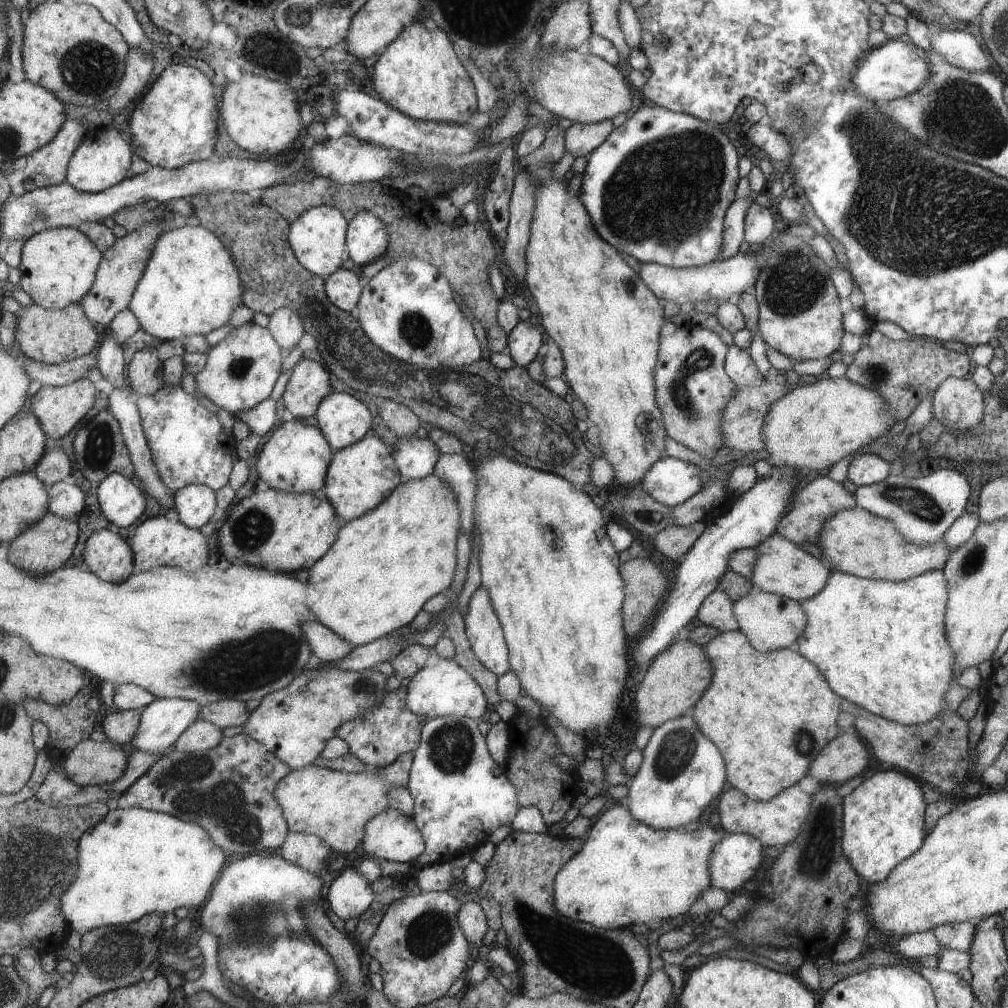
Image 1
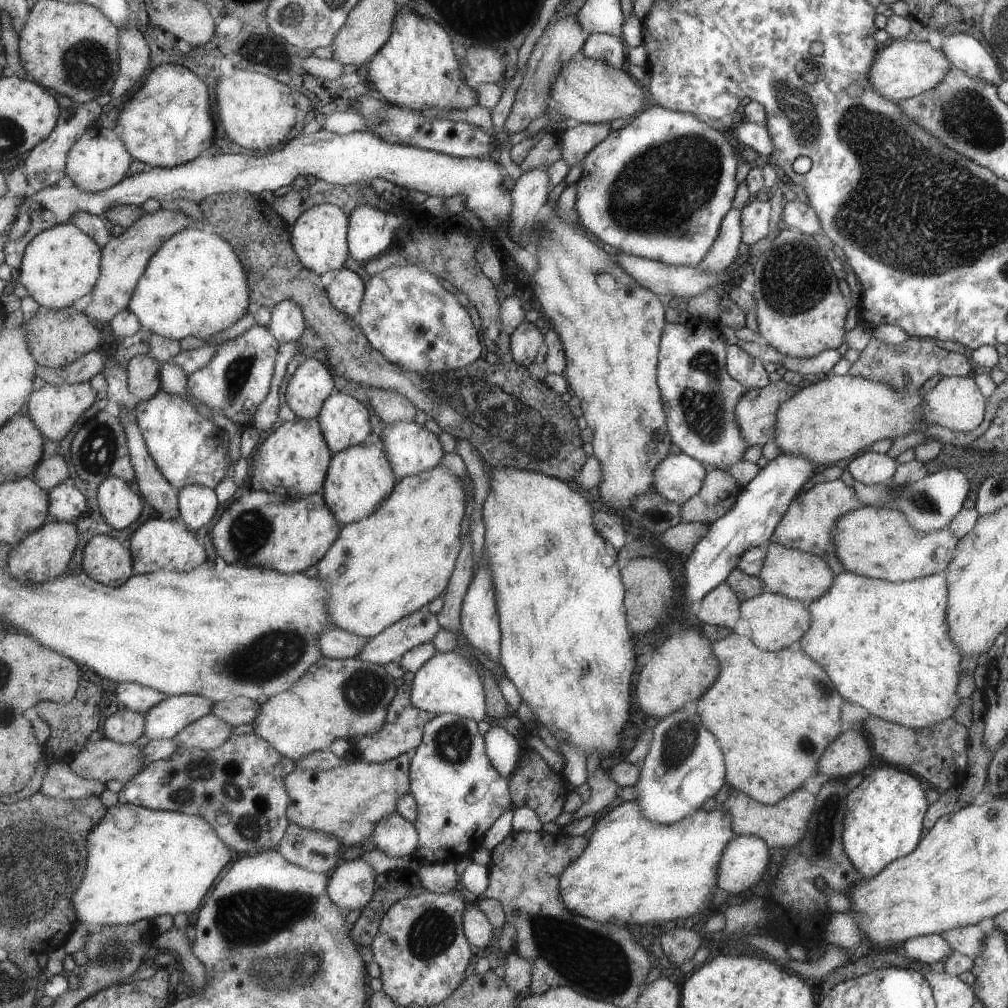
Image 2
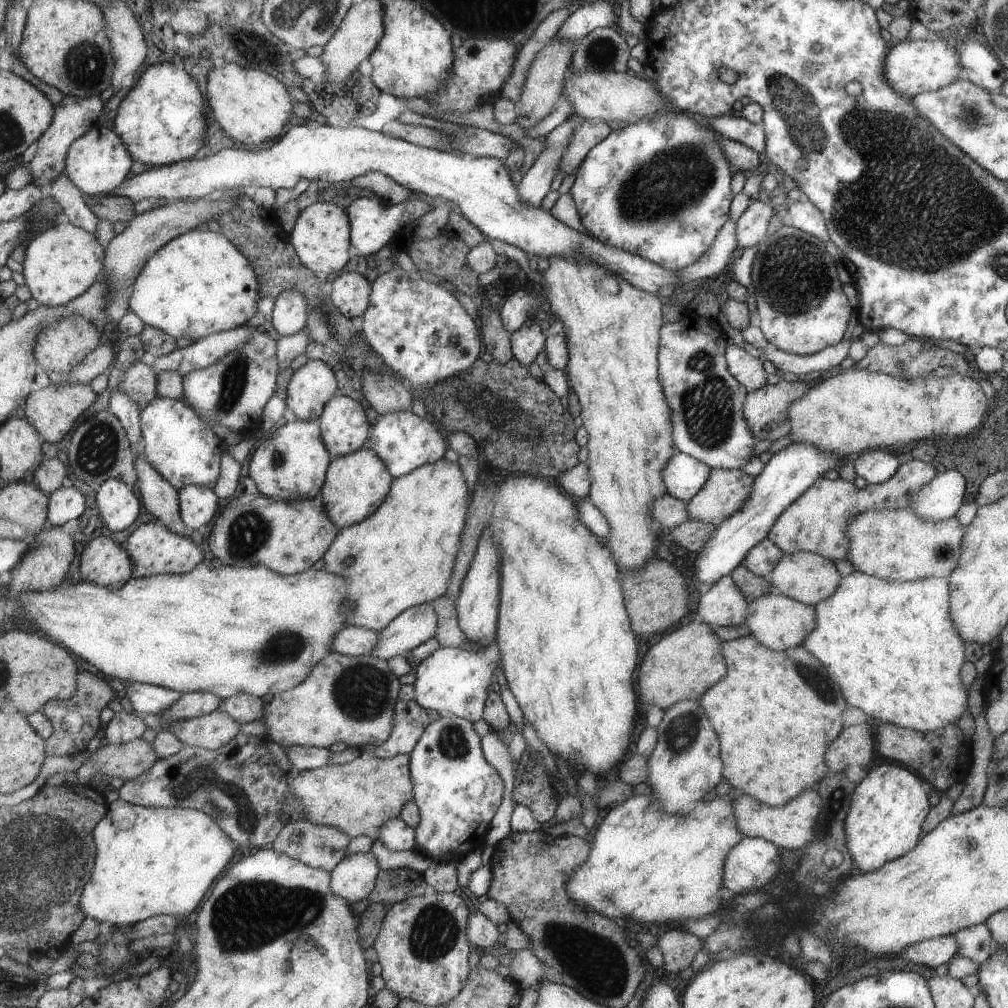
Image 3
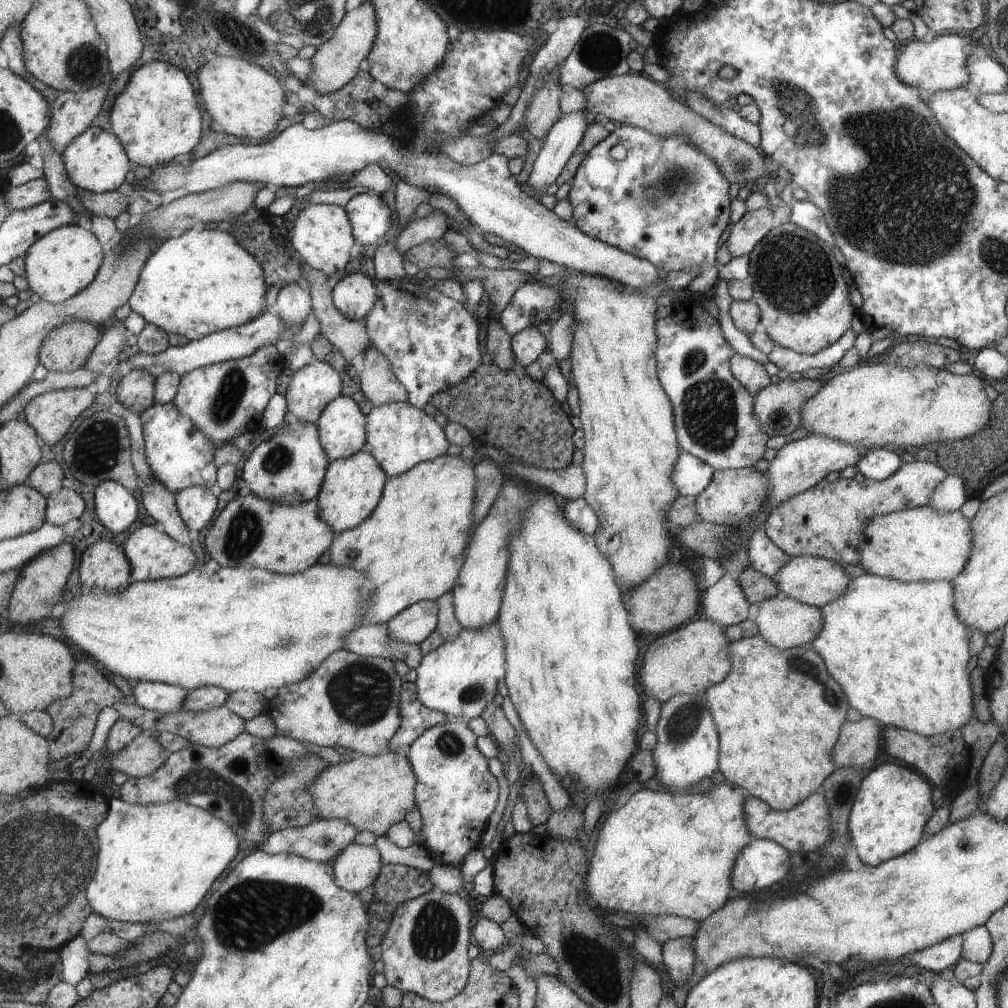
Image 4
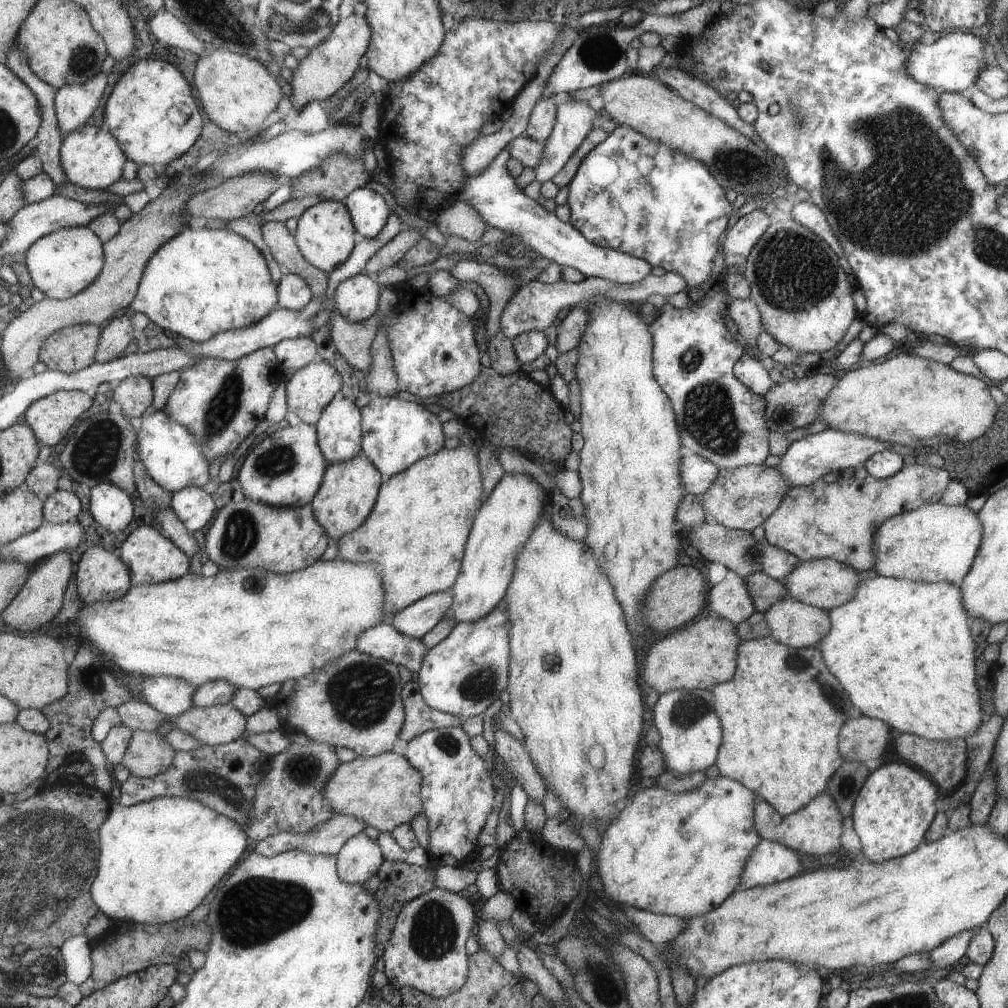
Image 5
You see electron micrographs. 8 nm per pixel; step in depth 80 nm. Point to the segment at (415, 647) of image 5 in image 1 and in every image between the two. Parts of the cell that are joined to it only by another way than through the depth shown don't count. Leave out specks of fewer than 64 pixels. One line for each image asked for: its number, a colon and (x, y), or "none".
1: (328, 647)
2: (338, 643)
3: (354, 641)
4: (367, 640)

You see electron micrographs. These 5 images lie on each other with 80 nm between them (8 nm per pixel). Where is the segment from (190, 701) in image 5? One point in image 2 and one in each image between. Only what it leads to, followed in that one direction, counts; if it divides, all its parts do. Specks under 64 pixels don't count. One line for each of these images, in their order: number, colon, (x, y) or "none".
2: (134, 696)
3: (145, 698)
4: (164, 698)

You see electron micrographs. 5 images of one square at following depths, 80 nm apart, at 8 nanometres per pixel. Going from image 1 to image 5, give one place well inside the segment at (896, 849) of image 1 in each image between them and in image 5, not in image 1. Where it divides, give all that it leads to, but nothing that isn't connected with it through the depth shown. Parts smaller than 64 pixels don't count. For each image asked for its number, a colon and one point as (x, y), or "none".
2: (884, 815)
3: (888, 806)
4: (893, 804)
5: (894, 808)

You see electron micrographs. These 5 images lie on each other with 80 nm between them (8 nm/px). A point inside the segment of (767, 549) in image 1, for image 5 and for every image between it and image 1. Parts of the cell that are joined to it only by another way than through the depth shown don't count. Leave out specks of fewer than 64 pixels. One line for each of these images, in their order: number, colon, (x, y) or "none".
2: (799, 575)
3: (808, 578)
4: (811, 580)
5: (824, 583)

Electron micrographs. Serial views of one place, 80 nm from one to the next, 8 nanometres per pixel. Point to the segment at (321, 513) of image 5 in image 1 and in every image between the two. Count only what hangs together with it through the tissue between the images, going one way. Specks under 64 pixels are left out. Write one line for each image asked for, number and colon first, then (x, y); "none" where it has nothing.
1: (361, 476)
2: (360, 478)
3: (357, 484)
4: (353, 487)

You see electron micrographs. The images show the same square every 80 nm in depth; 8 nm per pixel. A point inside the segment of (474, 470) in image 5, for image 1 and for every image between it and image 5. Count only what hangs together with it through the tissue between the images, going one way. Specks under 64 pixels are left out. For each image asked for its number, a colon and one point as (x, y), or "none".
1: (385, 565)
2: (382, 568)
3: (404, 554)
4: (412, 547)

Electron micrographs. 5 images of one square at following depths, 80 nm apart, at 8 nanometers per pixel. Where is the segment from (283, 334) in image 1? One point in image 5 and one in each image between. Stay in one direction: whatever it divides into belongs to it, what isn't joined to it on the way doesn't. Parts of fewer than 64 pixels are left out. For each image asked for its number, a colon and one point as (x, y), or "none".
2: (288, 322)
3: (291, 310)
4: (294, 303)
5: (294, 293)

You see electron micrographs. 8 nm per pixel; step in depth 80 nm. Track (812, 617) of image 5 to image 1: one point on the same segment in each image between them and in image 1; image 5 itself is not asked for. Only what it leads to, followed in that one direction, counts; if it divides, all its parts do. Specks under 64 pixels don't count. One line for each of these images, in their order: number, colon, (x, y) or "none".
1: (770, 622)
2: (775, 621)
3: (779, 622)
4: (783, 623)

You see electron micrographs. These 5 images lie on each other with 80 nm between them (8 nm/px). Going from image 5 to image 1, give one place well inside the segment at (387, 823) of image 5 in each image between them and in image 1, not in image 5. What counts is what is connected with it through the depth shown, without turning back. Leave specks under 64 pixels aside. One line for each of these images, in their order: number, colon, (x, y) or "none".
1: (336, 806)
2: (348, 802)
3: (359, 797)
4: (371, 793)

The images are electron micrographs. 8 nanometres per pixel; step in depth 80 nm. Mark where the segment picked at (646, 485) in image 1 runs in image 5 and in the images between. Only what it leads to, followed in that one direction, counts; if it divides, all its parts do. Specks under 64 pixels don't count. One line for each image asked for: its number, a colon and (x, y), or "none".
2: (678, 477)
3: (683, 475)
4: (690, 475)
5: (697, 473)

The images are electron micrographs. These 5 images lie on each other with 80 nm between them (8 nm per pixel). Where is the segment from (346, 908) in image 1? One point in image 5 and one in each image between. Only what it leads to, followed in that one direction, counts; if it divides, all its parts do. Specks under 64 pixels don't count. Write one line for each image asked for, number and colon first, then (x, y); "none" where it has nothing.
2: (352, 884)
3: (354, 877)
4: (358, 867)
5: (361, 857)

